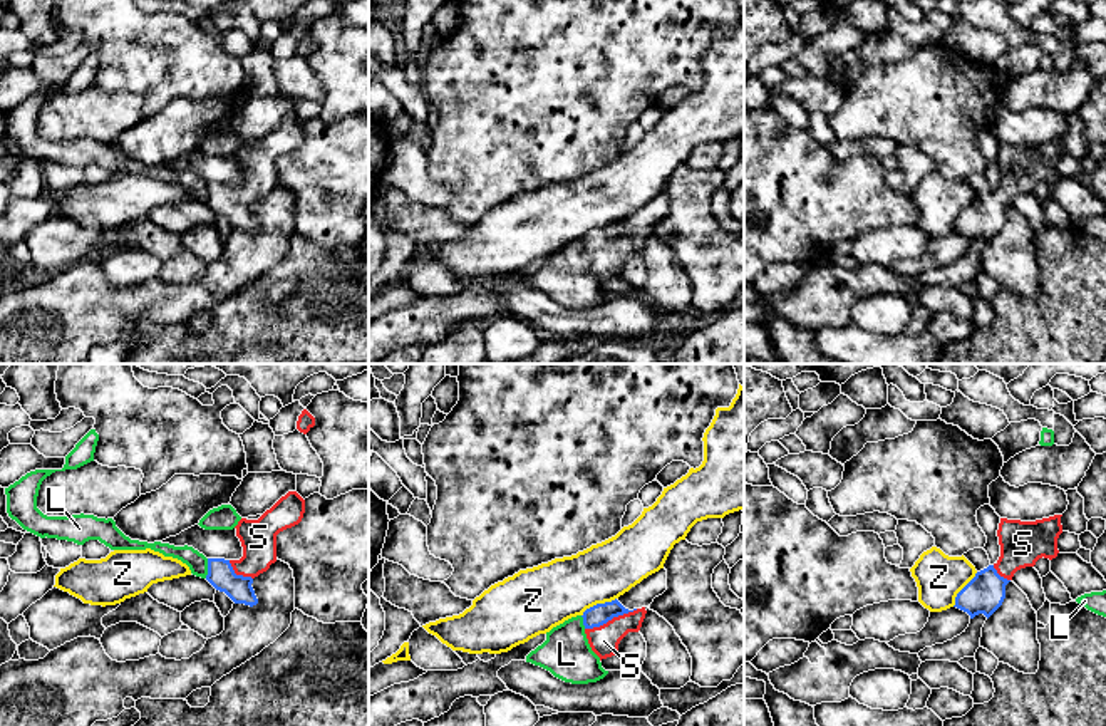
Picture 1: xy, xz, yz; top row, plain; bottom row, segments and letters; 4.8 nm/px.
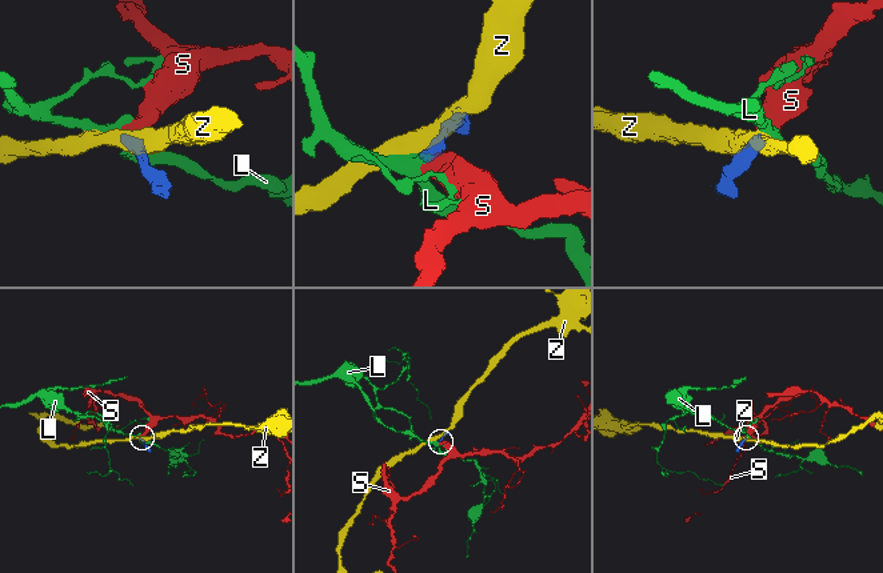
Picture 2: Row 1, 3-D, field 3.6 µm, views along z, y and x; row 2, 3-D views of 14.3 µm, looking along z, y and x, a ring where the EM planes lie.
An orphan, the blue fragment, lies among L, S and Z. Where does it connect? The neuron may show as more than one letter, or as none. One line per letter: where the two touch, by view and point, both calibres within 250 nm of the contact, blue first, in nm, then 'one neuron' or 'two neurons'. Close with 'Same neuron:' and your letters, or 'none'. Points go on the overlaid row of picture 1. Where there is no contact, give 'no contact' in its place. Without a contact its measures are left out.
L: xy (208, 569) | 130/100 nm | two neurons
S: xz (610, 619) | 100/140 nm | one neuron
Z: xz (597, 604) | 100/300 nm | two neurons
Same neuron: S

